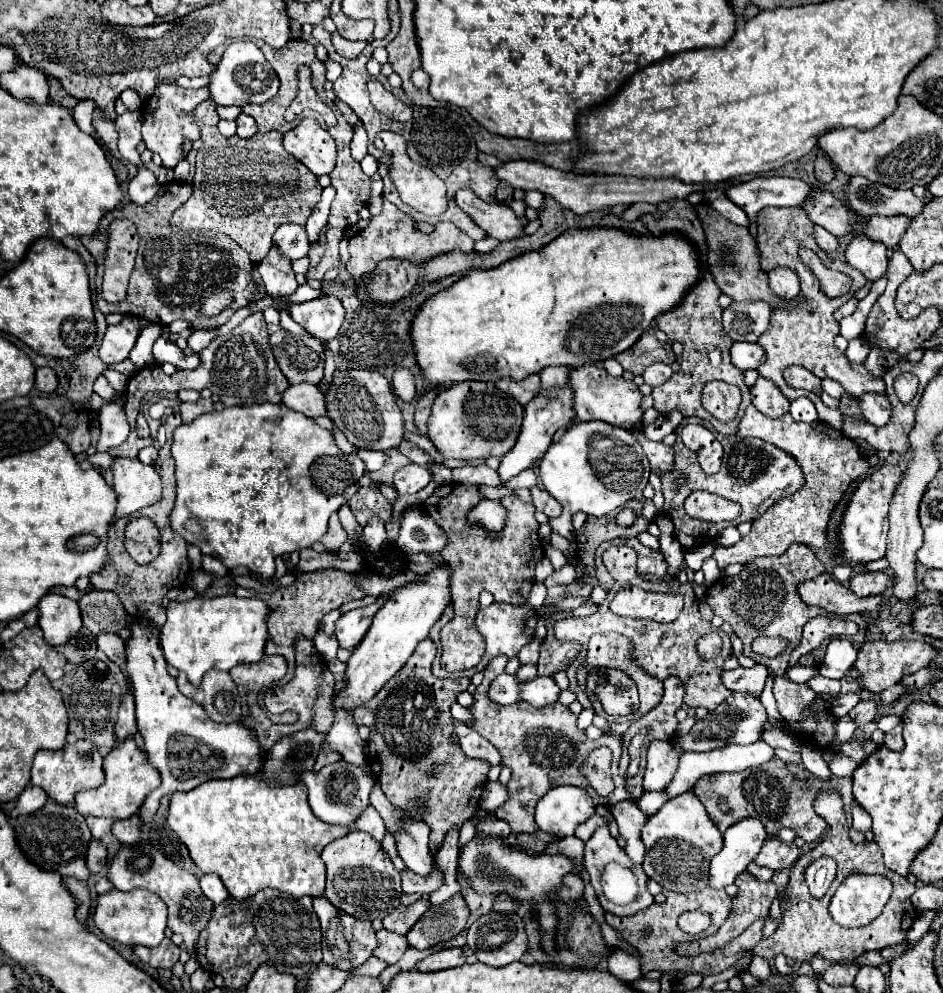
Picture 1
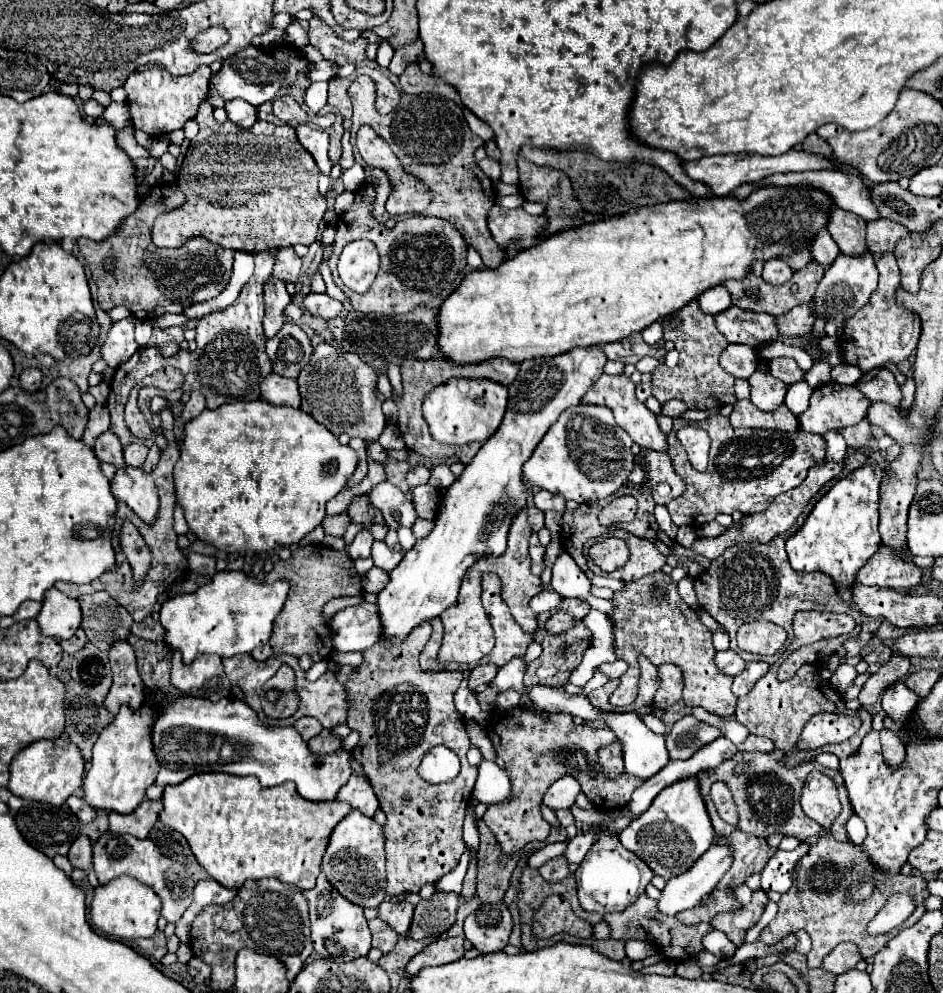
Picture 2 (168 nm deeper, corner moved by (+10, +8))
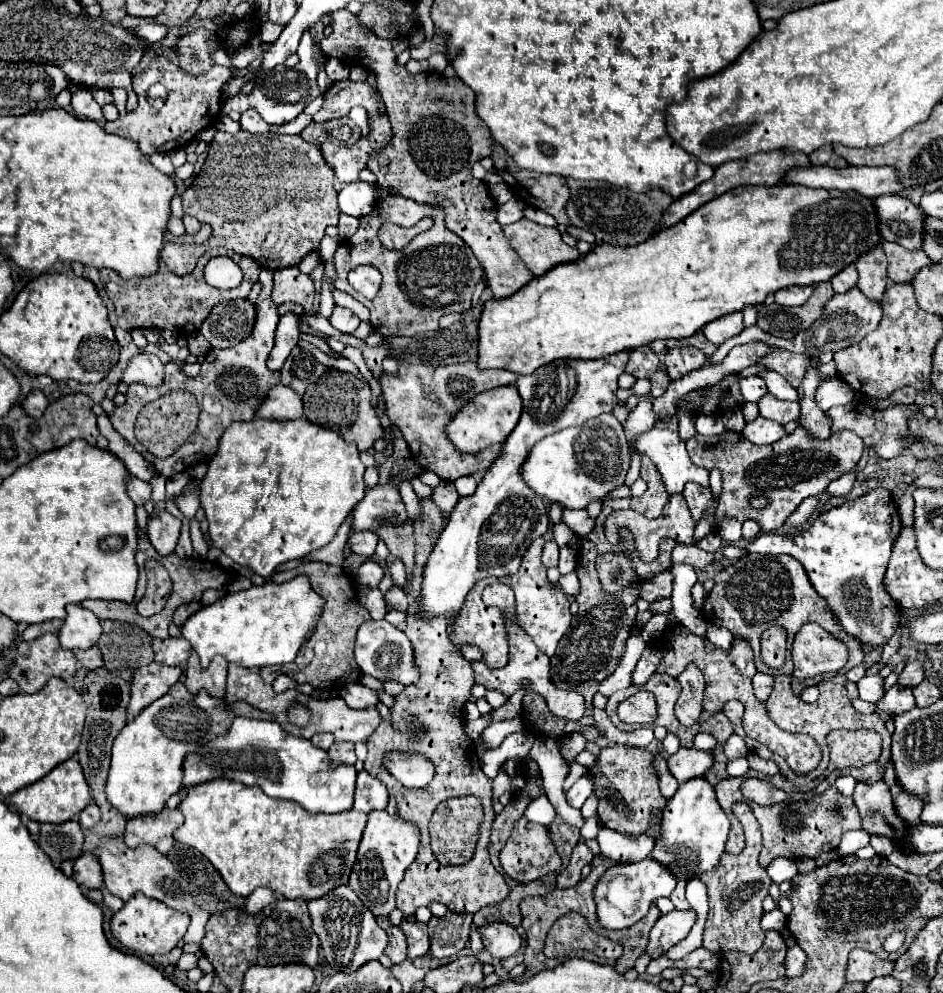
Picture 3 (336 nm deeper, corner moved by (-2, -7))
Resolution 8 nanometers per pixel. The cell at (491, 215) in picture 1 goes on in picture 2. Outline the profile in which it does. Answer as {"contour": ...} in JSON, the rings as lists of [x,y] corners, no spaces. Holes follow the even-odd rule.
{"contour":[[[494,204],[488,212],[490,234],[500,246],[508,246],[512,240],[522,240],[520,248],[530,248],[538,238],[542,238],[544,226],[544,216],[530,216],[522,208],[508,210]]]}

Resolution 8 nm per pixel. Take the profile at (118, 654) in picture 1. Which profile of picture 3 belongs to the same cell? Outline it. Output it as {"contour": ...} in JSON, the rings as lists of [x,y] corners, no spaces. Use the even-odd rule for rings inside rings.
{"contour":[[[150,663],[134,673],[132,699],[128,705],[128,715],[136,717],[152,701],[166,695],[166,691],[180,679],[180,667],[168,667],[160,663]]]}

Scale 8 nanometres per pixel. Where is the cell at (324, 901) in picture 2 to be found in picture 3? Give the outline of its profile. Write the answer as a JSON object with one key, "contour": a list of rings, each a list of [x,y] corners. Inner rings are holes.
{"contour":[[[338,885],[338,889],[326,893],[322,899],[308,901],[308,911],[328,965],[336,967],[342,973],[352,973],[360,965],[372,959],[380,959],[388,945],[386,931],[378,927],[372,911],[364,907],[364,903],[358,899],[358,895],[354,895],[348,885]]]}

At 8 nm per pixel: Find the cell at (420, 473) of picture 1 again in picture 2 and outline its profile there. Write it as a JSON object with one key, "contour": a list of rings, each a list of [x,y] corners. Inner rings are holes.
{"contour":[[[412,466],[408,472],[406,472],[406,482],[414,488],[414,486],[420,486],[420,484],[426,484],[430,478],[430,470],[424,468],[424,466]]]}

